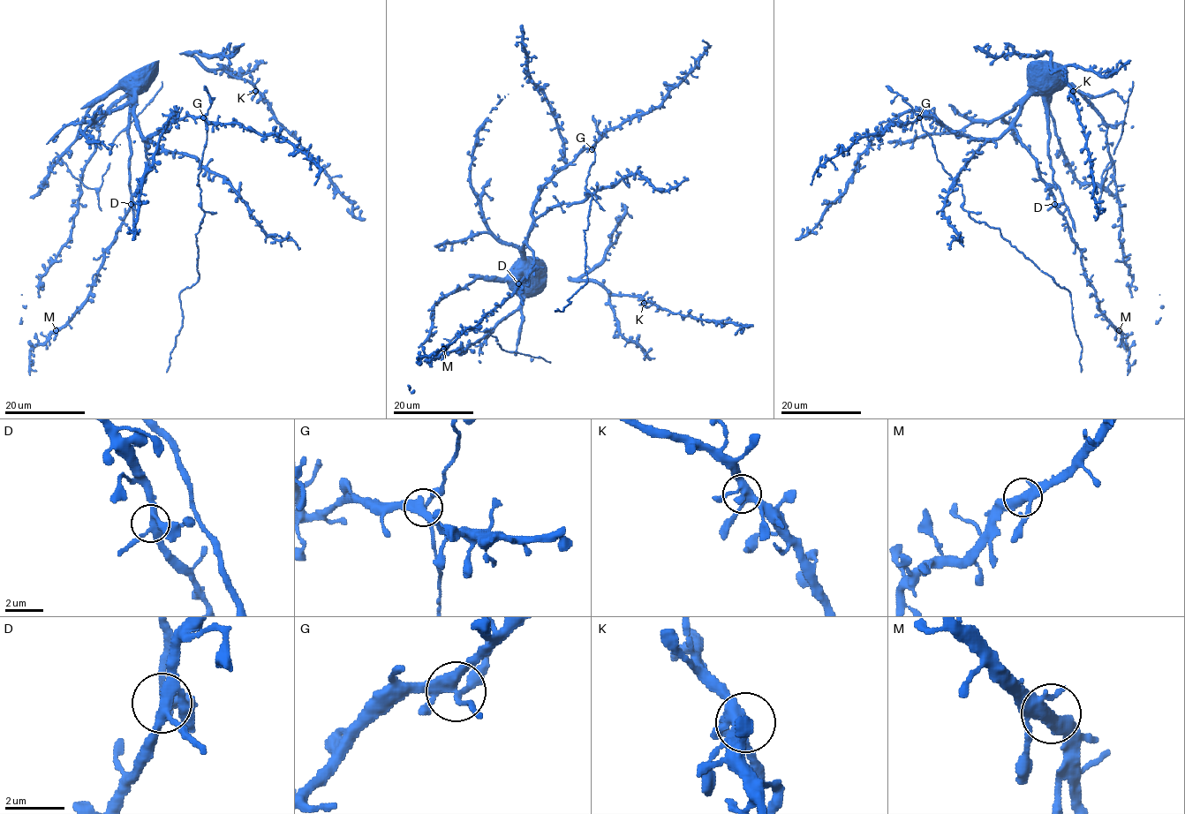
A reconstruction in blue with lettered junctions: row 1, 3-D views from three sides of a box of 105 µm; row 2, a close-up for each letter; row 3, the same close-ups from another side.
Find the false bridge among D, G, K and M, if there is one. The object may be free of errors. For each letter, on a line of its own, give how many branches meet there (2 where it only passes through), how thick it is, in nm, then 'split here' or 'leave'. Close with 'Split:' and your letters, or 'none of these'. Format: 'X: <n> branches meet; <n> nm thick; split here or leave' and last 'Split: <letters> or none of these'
D: 5 branches meet; 360 nm thick; leave
G: 5 branches meet; 360 nm thick; leave
K: 5 branches meet; 360 nm thick; leave
M: 5 branches meet; 360 nm thick; leave
Split: none of these

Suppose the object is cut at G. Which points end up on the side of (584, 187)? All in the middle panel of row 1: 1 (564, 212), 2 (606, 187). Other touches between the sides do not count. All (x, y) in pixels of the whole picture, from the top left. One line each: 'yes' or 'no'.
1: no
2: no

